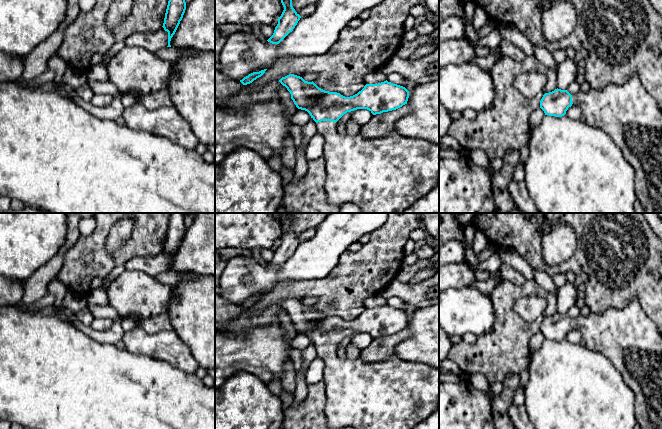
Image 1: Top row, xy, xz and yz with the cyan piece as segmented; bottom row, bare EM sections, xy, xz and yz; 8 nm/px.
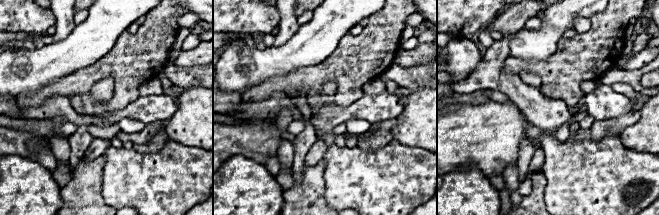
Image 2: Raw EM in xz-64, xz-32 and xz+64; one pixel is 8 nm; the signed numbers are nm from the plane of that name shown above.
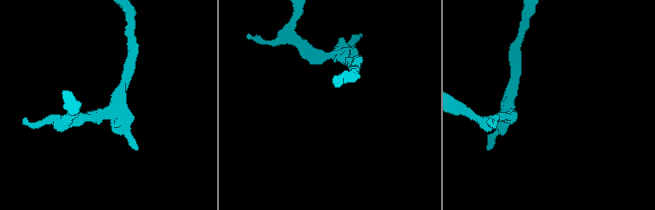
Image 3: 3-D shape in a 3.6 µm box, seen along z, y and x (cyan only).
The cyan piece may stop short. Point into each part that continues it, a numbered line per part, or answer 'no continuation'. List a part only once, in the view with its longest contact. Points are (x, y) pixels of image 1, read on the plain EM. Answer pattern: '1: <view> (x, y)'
1: xz (392, 394)

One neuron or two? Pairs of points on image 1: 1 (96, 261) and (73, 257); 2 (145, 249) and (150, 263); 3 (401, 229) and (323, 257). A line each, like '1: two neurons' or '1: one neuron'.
1: one neuron
2: two neurons
3: two neurons

